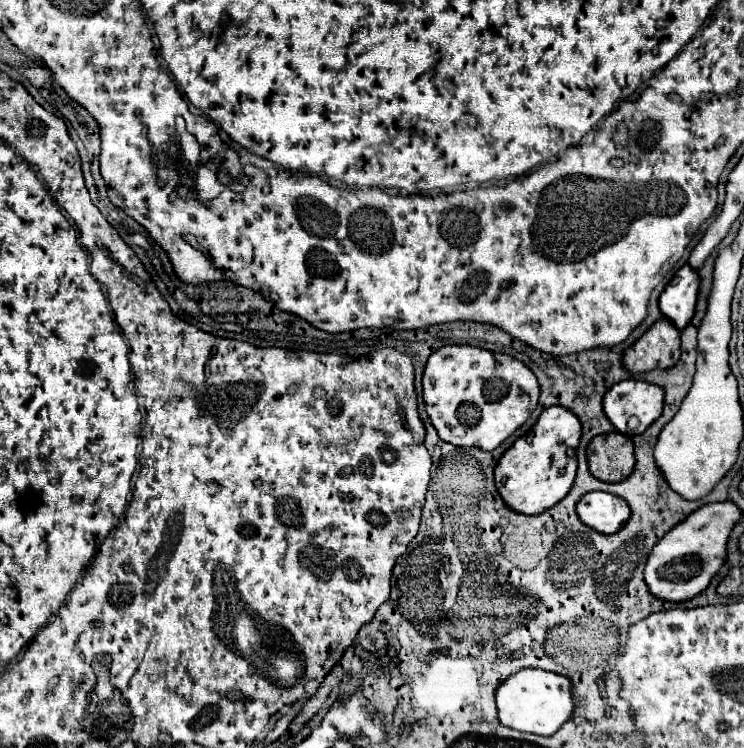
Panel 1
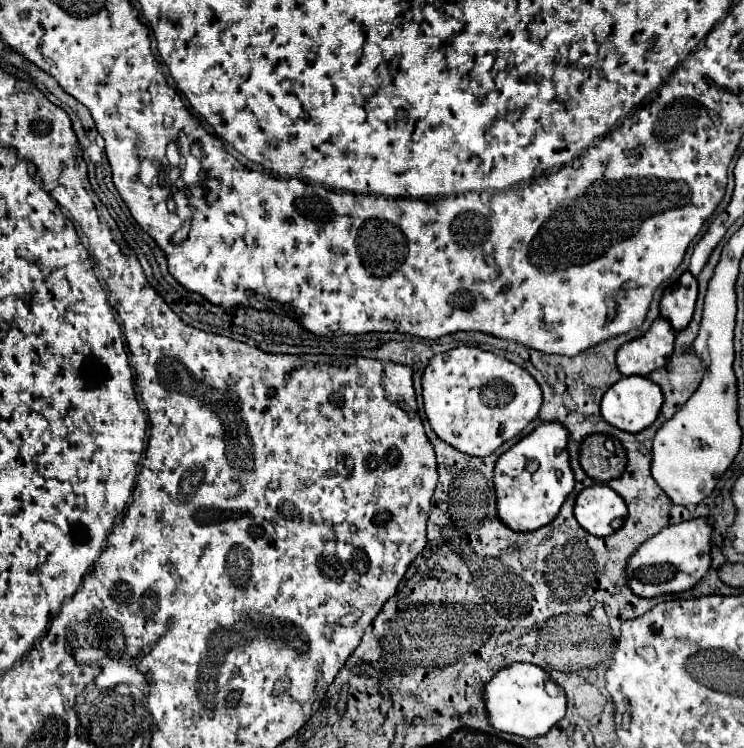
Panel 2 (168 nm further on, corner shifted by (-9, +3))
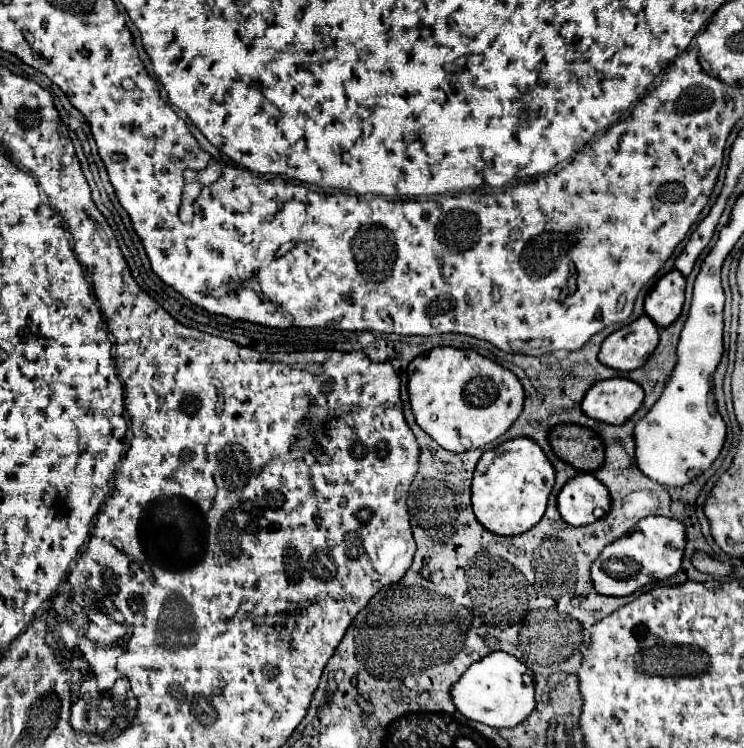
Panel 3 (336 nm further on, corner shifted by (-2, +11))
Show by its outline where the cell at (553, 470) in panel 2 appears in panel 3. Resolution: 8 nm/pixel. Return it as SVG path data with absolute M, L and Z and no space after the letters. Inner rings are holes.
M519 437L497 445L495 449L489 449L483 453L479 459L473 481L471 481L471 507L477 517L477 521L491 533L501 535L501 537L513 537L529 531L533 525L537 525L545 513L547 507L547 497L553 489L555 481L555 469L541 453L539 445L533 445L533 440L527 437Z

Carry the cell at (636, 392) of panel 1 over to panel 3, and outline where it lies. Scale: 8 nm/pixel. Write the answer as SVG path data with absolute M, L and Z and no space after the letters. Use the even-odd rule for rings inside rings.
M605 379L587 389L581 409L587 417L621 425L625 423L643 401L643 389L631 379Z

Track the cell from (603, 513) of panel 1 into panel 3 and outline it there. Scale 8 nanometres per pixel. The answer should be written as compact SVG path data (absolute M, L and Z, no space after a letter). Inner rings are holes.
M579 473L559 493L561 519L573 527L593 523L595 507L609 511L611 499L605 485L589 473Z

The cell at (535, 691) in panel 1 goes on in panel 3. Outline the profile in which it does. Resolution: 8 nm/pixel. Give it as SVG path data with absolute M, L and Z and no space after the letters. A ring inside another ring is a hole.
M495 651L481 661L473 663L459 681L451 687L451 699L455 707L471 721L485 723L493 729L503 727L515 727L519 725L533 709L535 709L535 681L529 673L529 683L525 683L523 675L527 673L527 667L517 661L513 655Z

